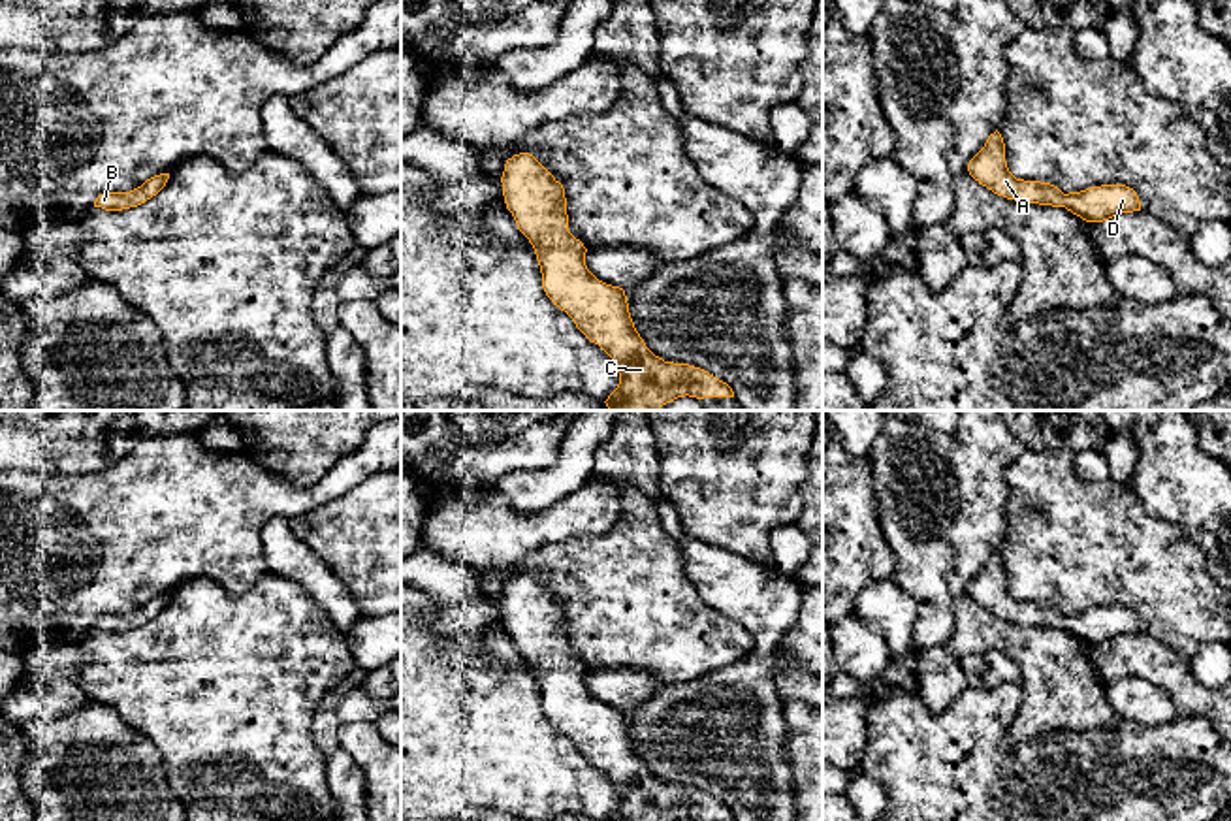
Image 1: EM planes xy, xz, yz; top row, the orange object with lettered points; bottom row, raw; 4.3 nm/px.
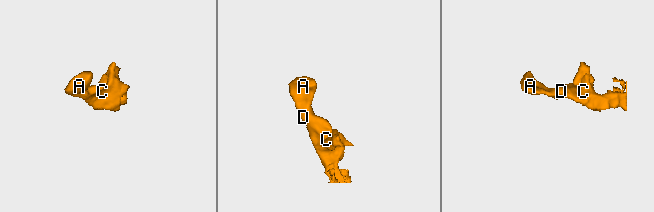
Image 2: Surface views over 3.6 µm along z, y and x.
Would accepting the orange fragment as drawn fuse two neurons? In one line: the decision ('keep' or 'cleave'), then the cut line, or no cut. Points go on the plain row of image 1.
keep | no cut

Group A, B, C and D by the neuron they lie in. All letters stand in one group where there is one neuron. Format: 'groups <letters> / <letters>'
groups A B C D

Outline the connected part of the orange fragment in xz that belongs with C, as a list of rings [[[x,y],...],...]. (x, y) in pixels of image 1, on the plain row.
[[[520,574],[508,580],[501,604],[506,631],[535,670],[546,717],[612,780],[619,795],[619,806],[608,821],[734,819],[732,810],[708,793],[664,783],[646,768],[631,740],[625,712],[599,702],[587,691],[587,670],[568,653],[565,610],[533,576]]]

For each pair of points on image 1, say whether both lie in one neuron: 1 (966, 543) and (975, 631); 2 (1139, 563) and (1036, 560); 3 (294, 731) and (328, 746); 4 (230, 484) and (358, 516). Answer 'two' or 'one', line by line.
1: two
2: one
3: two
4: two

